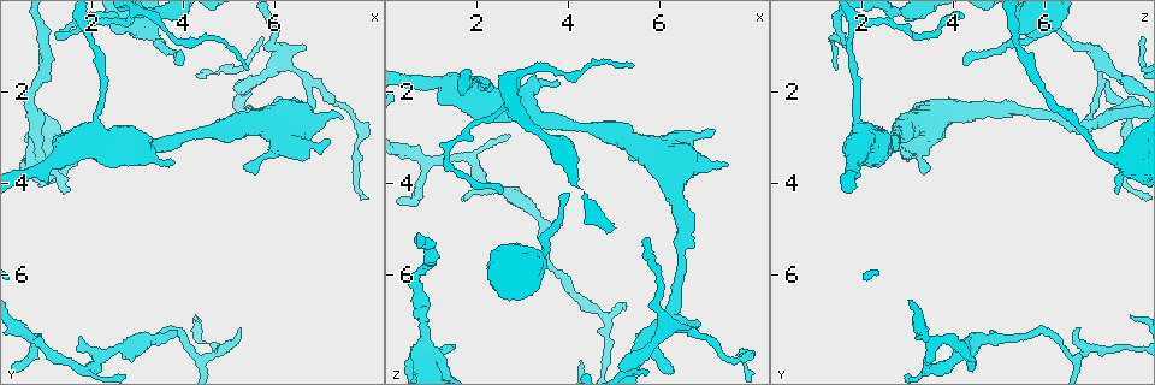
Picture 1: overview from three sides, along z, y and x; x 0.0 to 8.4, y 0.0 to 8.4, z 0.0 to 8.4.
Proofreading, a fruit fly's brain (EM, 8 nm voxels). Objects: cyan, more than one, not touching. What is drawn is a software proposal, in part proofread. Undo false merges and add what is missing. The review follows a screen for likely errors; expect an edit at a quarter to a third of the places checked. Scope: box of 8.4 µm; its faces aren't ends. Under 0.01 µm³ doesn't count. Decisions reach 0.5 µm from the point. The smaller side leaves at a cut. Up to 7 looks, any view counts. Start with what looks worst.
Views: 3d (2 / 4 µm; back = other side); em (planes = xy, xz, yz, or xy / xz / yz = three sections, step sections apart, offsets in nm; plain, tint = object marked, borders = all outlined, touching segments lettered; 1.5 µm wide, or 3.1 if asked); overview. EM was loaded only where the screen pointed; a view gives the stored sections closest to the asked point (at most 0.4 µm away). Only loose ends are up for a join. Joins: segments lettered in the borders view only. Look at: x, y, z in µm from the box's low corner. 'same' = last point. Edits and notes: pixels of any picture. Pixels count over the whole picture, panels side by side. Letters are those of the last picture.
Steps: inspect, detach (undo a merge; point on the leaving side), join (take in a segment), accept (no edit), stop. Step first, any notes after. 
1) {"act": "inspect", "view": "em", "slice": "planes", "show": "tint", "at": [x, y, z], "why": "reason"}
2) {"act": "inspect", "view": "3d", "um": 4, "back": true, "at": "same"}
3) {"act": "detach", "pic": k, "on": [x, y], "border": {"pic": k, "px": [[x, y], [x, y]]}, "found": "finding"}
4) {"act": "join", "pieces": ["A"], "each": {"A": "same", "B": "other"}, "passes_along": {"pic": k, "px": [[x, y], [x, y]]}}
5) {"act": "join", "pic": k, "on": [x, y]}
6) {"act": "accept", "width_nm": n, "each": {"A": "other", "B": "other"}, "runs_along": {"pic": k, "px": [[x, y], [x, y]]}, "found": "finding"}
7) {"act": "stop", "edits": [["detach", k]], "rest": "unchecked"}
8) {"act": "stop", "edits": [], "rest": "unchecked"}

{"act": "inspect", "view": "em", "slice": "xz", "step": 4, "show": "tint", "at": [3.85, 3.55, 1.85], "why": "free end"}

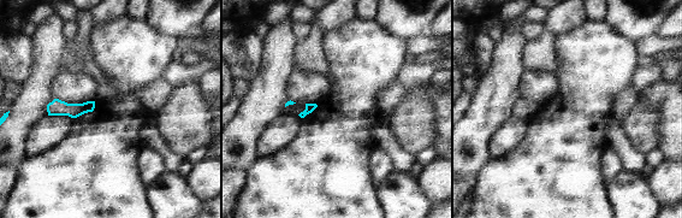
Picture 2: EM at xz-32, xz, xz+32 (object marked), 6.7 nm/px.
{"act": "inspect", "view": "em", "slice": "planes", "show": "borders", "at": "same", "why": "cut it another way"}

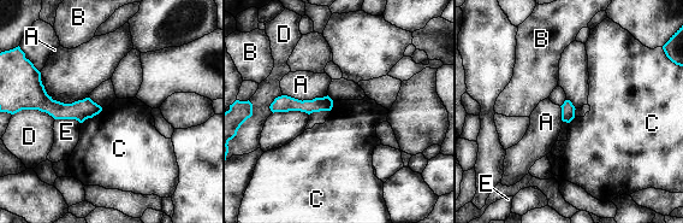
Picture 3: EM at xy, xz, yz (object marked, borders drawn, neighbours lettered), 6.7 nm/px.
{"act": "accept", "each": {"A": "other", "B": "other", "C": "other", "D": "other", "E": "other"}, "runs_along": {"pic": 3, "px": [[36, 103], [57, 110], [98, 109]]}, "found": "none of them fits"}

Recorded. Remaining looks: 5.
{"act": "inspect", "view": "3d", "um": 4, "at": [5.20, 7.20, 6.80], "why": "branch stops here"}

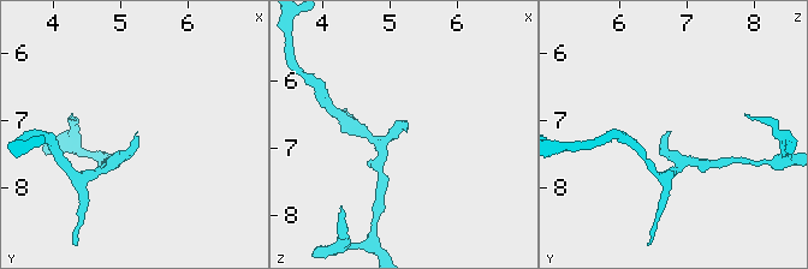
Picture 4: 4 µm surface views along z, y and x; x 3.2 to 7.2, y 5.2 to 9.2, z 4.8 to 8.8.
{"act": "inspect", "view": "em", "slice": "yz", "step": 8, "show": "borders", "at": [5.25, 7.15, 6.75], "why": "shape alone is not enough"}

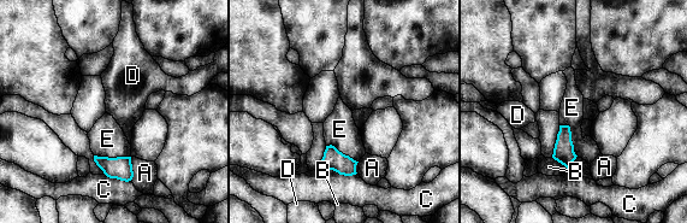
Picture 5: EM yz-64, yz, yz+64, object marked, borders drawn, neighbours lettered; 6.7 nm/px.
{"act": "inspect", "view": "em", "slice": "planes", "show": "borders", "at": "same"}

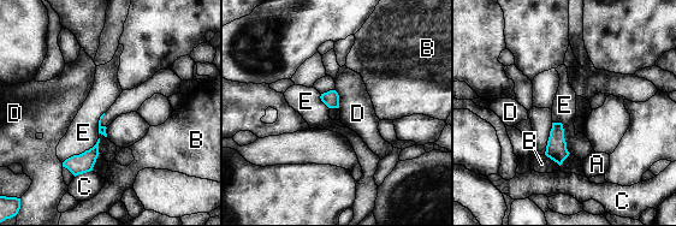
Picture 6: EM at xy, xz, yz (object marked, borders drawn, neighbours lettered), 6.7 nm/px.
{"act": "accept", "longest_contact_nm": ["E", 300], "each": {"A": "other", "B": "other", "C": "other", "D": "other", "E": "other"}, "found": "none of them fits"}

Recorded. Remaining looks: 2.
{"act": "inspect", "view": "em", "slice": "yz", "step": 4, "show": "borders", "at": [3.50, 0.90, 5.35], "why": "calibre changes"}

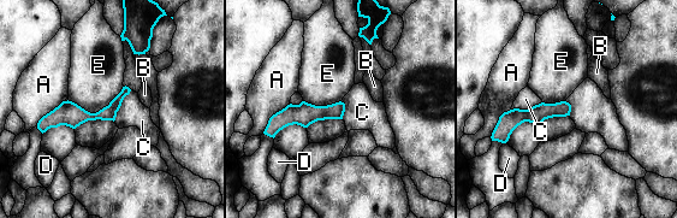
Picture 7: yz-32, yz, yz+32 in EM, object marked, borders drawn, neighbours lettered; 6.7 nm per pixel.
{"act": "accept", "width_nm": 120, "longest_contact_nm": ["E", 380], "each": {"A": "other", "B": "other", "C": "other", "D": "other", "E": "other"}, "found": "continuous, no second neuron"}

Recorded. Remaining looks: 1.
{"act": "stop", "edits": [], "rest": "unchecked"}

